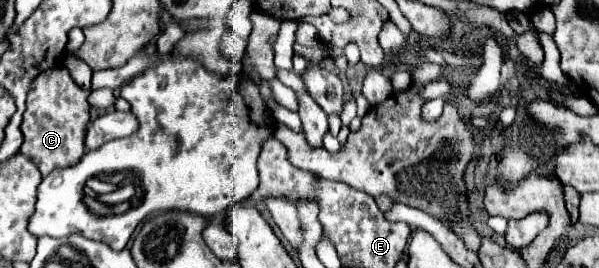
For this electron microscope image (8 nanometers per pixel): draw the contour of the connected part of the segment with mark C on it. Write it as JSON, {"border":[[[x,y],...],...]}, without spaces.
{"border":[[[64,65],[42,71],[32,81],[22,121],[22,133],[26,139],[20,153],[26,155],[42,175],[48,175],[56,167],[68,167],[84,155],[84,127],[90,121],[88,95],[90,91],[76,87]]]}

